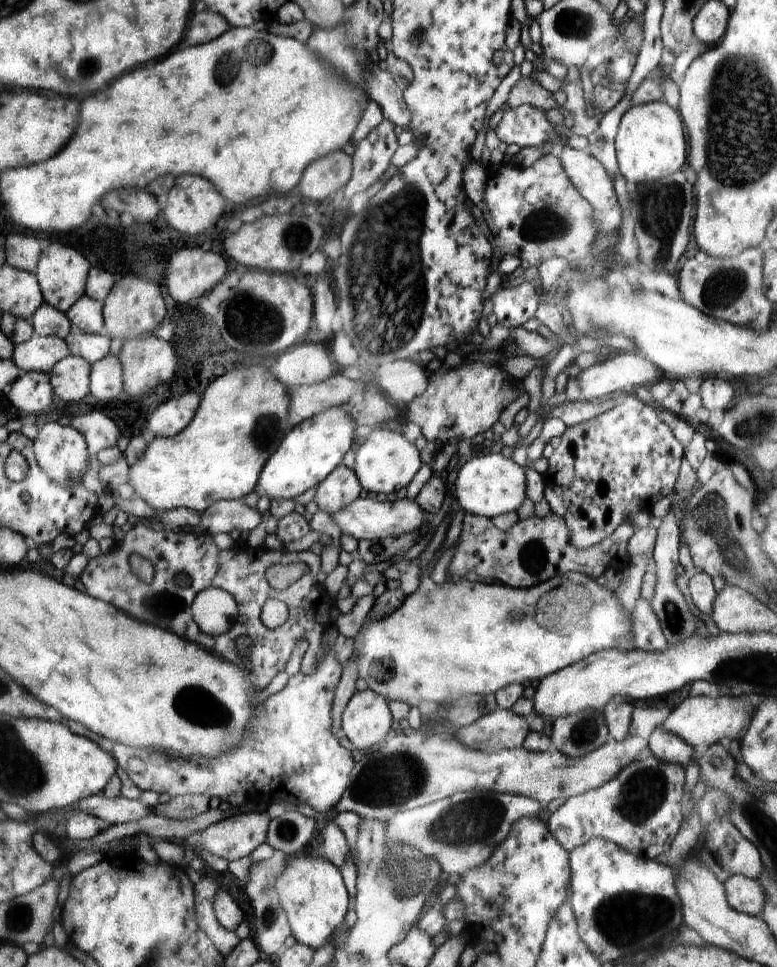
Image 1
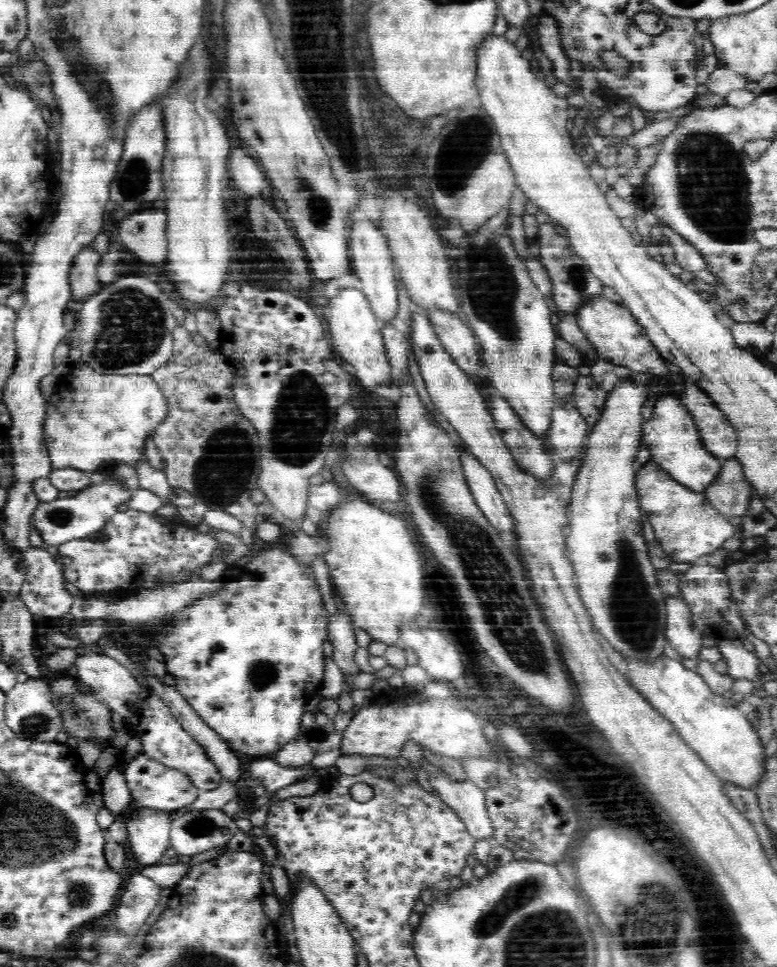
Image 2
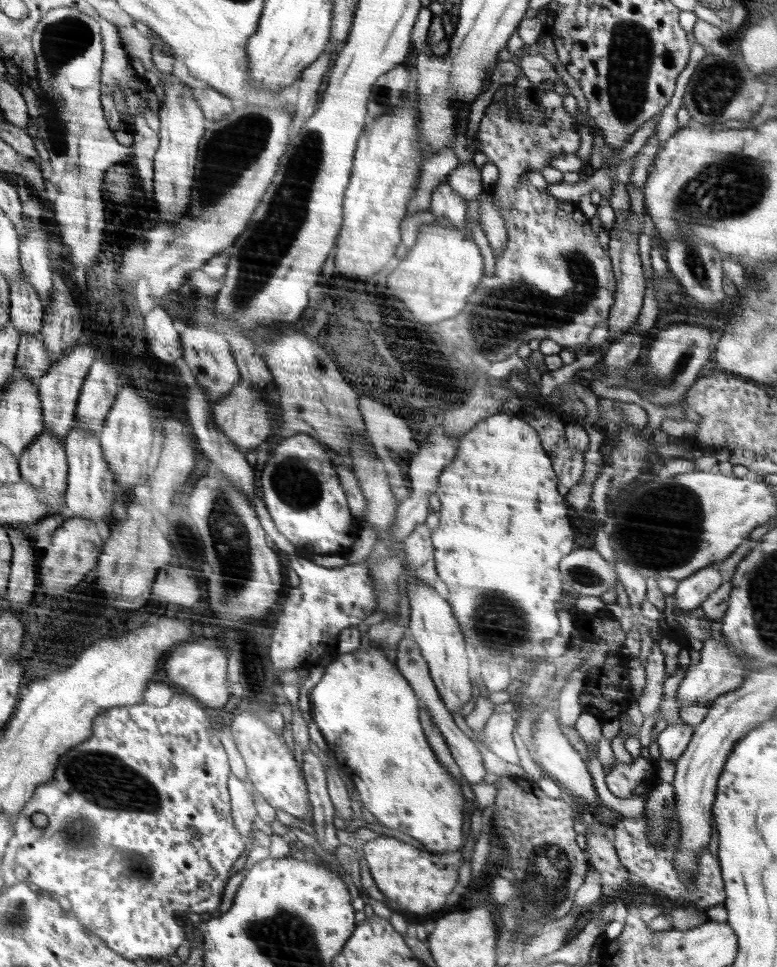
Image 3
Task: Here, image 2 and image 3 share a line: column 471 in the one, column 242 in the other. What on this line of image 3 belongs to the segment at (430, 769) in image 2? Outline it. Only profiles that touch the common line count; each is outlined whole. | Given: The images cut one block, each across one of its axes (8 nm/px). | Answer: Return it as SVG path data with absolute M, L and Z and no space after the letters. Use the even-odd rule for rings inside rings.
M232 774L230 790L233 798L234 825L242 836L252 830L252 821L257 817L255 802L251 791L244 785L244 781Z

